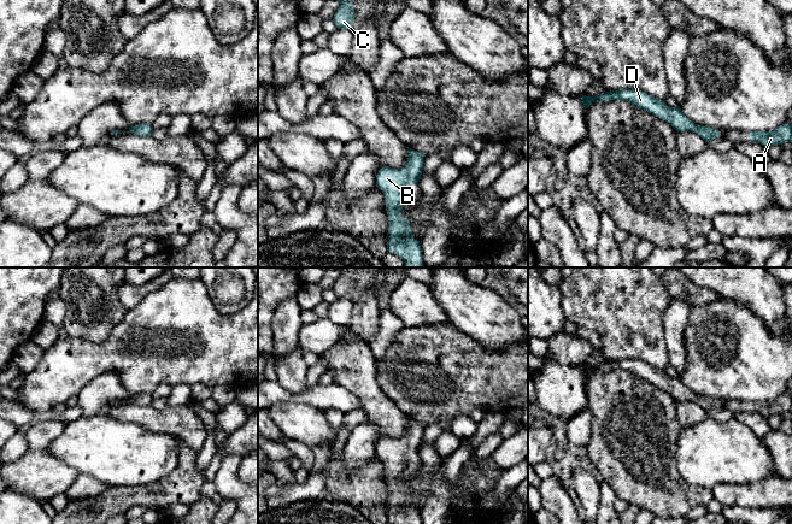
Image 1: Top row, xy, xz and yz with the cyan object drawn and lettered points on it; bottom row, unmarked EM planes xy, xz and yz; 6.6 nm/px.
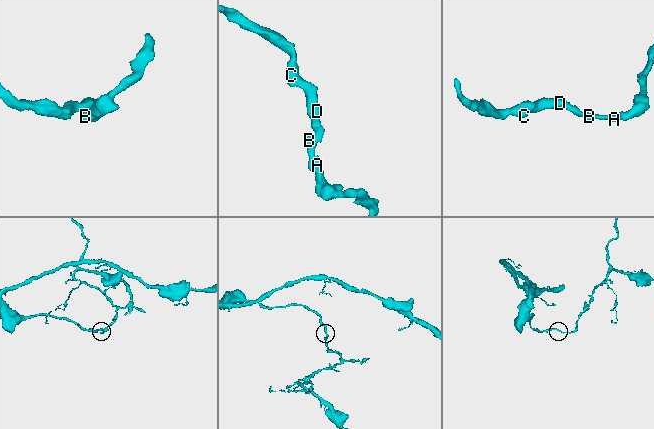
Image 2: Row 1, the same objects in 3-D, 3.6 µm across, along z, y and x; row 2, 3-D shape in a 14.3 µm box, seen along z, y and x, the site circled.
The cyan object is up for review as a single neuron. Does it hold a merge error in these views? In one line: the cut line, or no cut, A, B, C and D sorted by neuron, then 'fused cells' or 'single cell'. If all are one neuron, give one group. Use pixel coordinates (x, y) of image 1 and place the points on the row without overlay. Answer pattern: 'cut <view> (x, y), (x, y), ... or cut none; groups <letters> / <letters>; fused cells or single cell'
cut none; groups A B C D; single cell

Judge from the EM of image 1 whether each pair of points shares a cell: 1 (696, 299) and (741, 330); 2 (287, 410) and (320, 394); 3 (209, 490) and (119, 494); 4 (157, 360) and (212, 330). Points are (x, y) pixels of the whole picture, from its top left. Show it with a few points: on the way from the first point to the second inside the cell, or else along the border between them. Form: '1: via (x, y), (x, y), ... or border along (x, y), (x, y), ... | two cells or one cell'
1: border along (717, 296), (711, 301), (690, 307) | two cells
2: border along (271, 404), (280, 401), (305, 402), (324, 410) | two cells
3: border along (206, 481), (201, 488), (201, 495) | two cells
4: via (170, 347), (176, 341), (199, 341) | one cell

